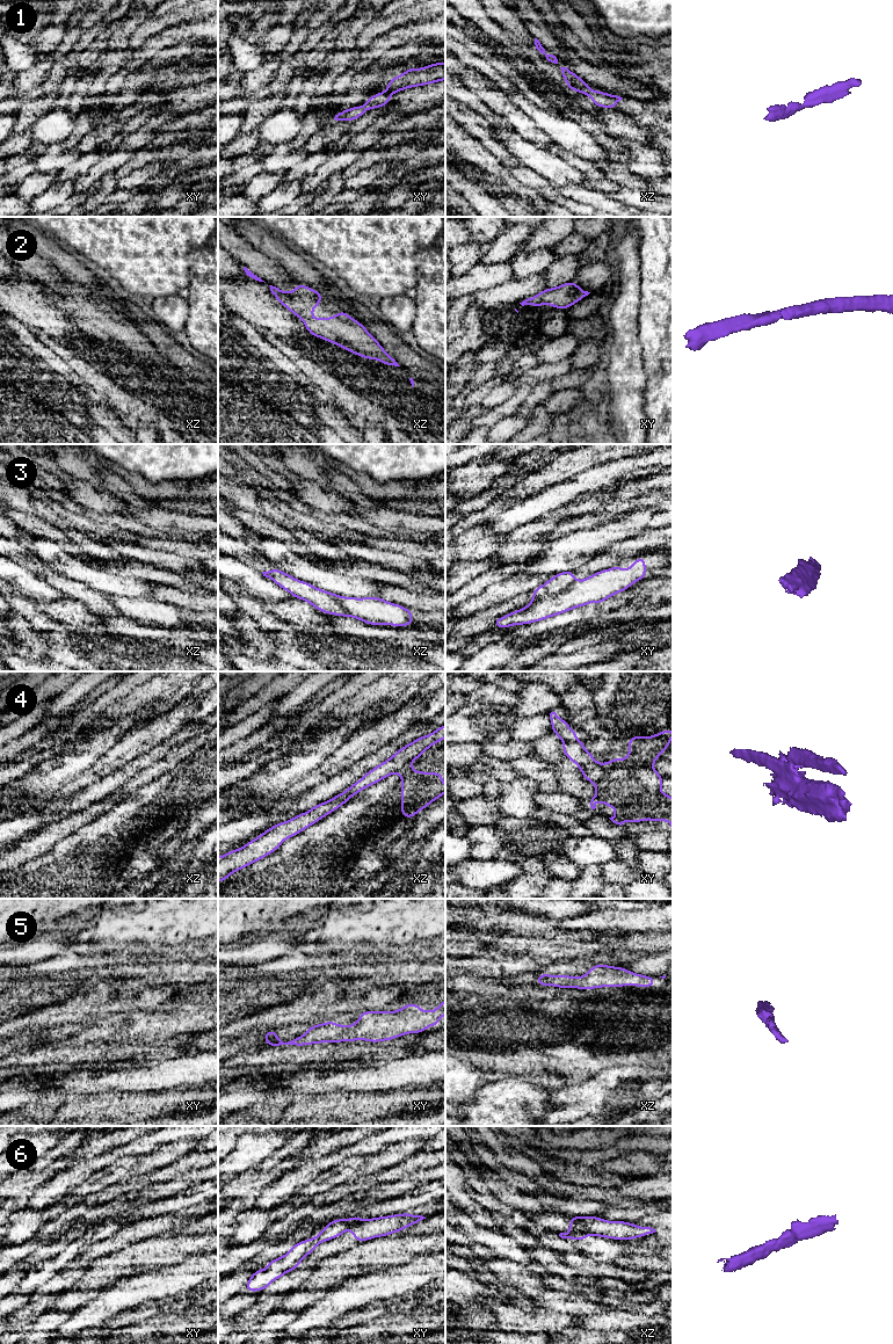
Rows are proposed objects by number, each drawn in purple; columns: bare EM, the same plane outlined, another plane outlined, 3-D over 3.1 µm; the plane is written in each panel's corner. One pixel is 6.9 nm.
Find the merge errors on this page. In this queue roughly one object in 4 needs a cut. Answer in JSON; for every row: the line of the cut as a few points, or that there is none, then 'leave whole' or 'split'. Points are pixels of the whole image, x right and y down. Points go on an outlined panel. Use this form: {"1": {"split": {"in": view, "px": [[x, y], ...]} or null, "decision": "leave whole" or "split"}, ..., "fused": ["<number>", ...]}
{"1": {"split": null, "decision": "leave whole"}, "2": {"split": null, "decision": "leave whole"}, "3": {"split": null, "decision": "leave whole"}, "4": {"split": {"in": "xy", "px": [[576, 740], [565, 743]]}, "decision": "split"}, "5": {"split": null, "decision": "leave whole"}, "6": {"split": {"in": "xz", "px": [[570, 1232], [588, 1234]]}, "decision": "split"}, "fused": ["4", "6"]}

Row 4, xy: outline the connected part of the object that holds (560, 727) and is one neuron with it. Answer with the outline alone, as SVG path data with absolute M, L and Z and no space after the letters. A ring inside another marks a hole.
M553 711L550 713L552 733L554 733L564 743L578 741L578 734L571 726Z

